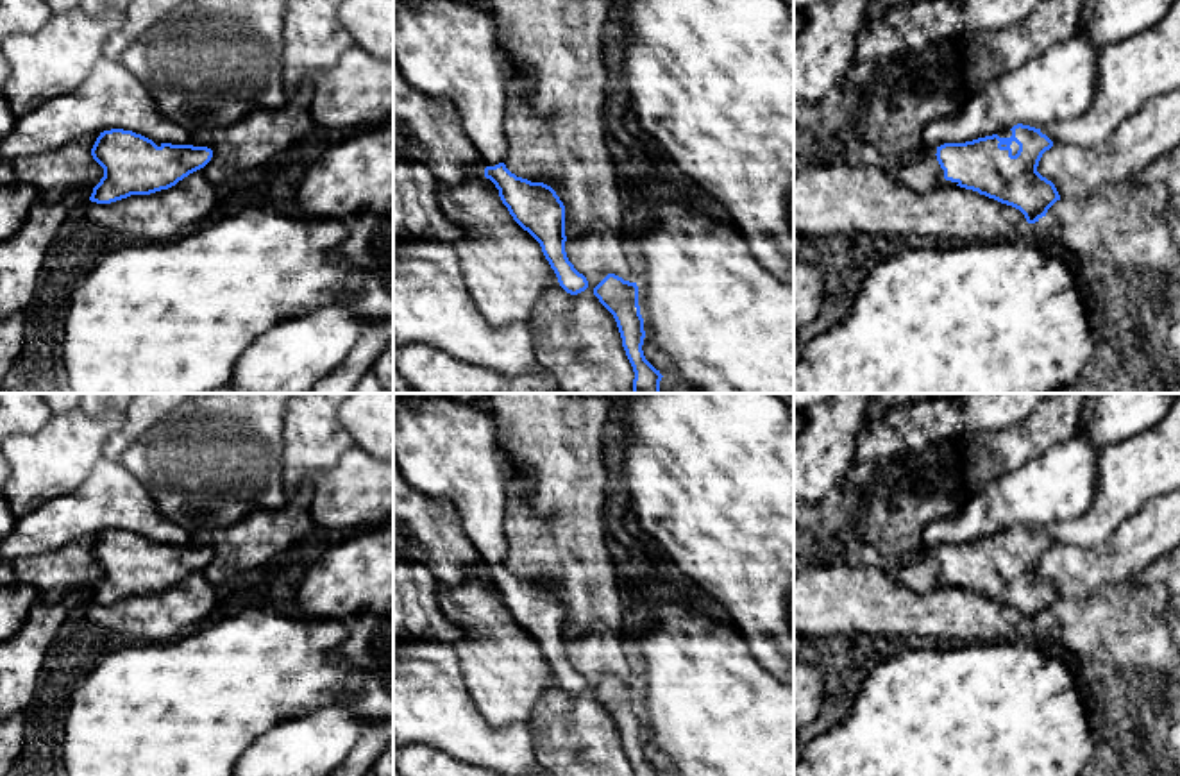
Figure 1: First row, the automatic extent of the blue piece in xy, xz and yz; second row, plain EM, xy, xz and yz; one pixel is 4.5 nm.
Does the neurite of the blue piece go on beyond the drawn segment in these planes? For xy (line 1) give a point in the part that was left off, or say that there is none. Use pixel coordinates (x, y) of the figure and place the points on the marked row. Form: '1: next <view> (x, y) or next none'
1: next none

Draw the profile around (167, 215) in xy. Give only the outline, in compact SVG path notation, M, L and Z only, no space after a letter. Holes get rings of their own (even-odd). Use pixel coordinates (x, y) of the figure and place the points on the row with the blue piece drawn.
M202 168L168 190L150 195L131 195L111 204L97 204L88 200L80 207L88 222L109 227L111 231L131 236L134 241L141 243L168 243L179 240L204 225L216 209L216 190Z

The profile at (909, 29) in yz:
M917 0L896 4L880 23L858 36L846 86L860 68L867 68L869 64L921 59L930 46L944 45L960 36L1010 29L1030 16L1039 2L1041 0Z

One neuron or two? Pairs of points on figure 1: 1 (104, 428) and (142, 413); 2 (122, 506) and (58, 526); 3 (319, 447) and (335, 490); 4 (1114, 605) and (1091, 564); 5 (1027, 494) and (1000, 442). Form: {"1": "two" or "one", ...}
{"1": "two", "2": "one", "3": "two", "4": "two", "5": "two"}

